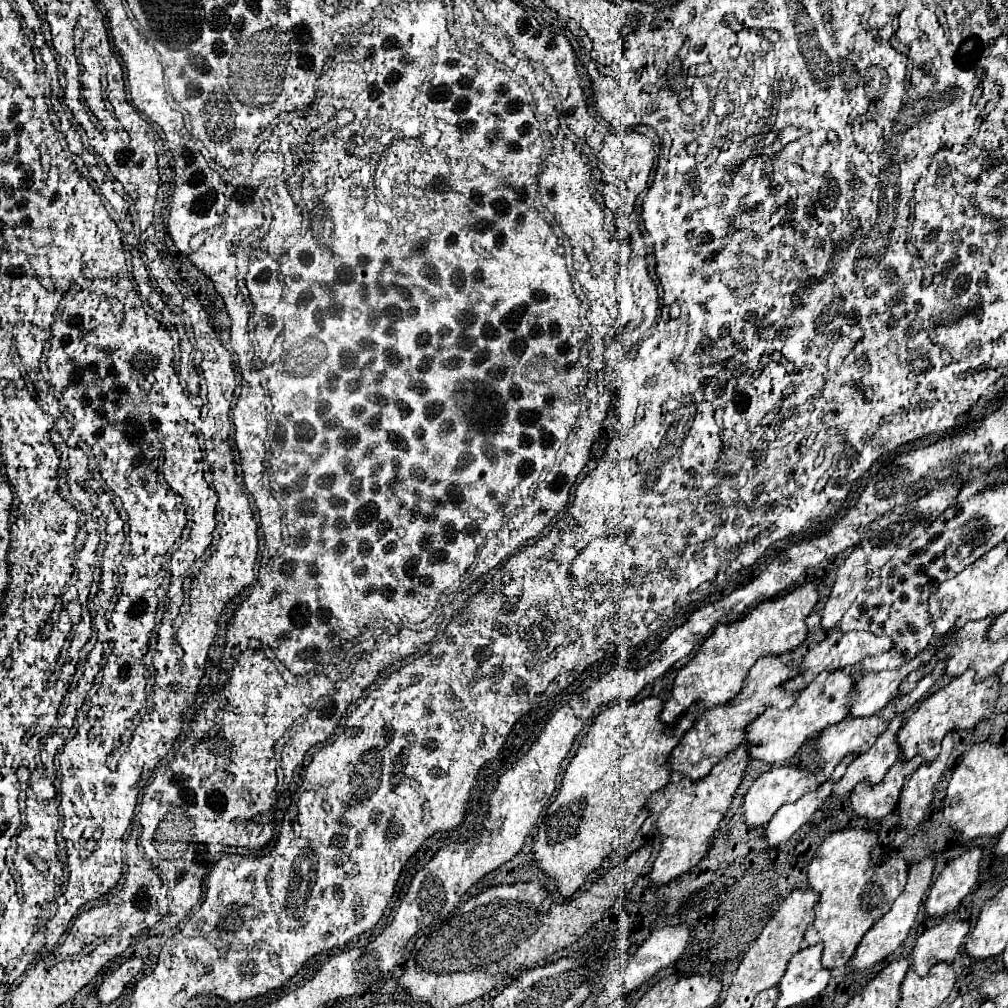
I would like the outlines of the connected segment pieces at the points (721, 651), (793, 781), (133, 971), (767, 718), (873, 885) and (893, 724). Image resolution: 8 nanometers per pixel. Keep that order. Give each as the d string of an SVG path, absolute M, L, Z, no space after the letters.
M806 583L784 597L758 603L754 609L750 609L742 619L734 623L718 625L712 631L712 635L704 641L704 645L698 649L698 653L692 657L692 661L678 671L670 697L666 699L664 709L660 713L660 719L666 725L674 725L690 705L710 709L714 705L728 703L740 691L742 679L760 657L792 651L806 639L804 621L808 613L814 609L816 601L816 587Z
M772 767L770 771L762 773L752 787L748 789L748 793L744 795L744 805L742 805L742 813L744 813L744 823L750 829L762 827L768 823L768 819L776 813L776 809L784 803L794 803L796 799L800 799L804 793L808 793L816 783L810 779L810 767Z
M130 957L126 963L122 963L116 971L112 971L104 981L102 985L96 989L96 995L102 1003L110 1003L114 1001L122 991L124 987L132 981L134 975L138 975L142 971L142 961L138 957Z
M842 671L834 673L820 673L806 689L802 689L794 701L792 707L778 711L778 709L768 709L760 717L756 717L750 725L746 725L746 743L750 745L748 755L758 761L766 763L784 763L794 753L812 737L820 735L822 729L842 721L846 717L846 707L848 707L848 693L854 685L852 675L846 675Z
M844 829L830 833L818 853L806 867L808 887L820 893L820 901L816 905L816 919L806 929L804 941L808 945L822 943L822 965L826 969L844 967L854 949L862 941L864 933L890 911L894 899L904 891L908 869L904 859L890 859L882 865L870 865L870 851L878 845L878 835L864 829Z
M894 717L888 725L888 729L878 737L878 741L862 755L858 755L846 769L846 775L838 781L836 791L840 795L850 793L858 783L870 781L870 785L880 783L886 775L886 771L898 761L900 749L896 745L896 733L902 725L902 717Z

